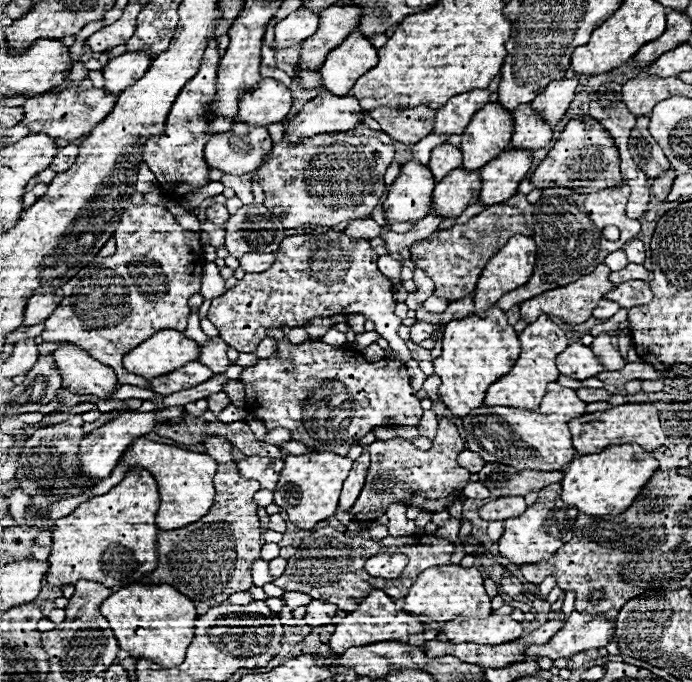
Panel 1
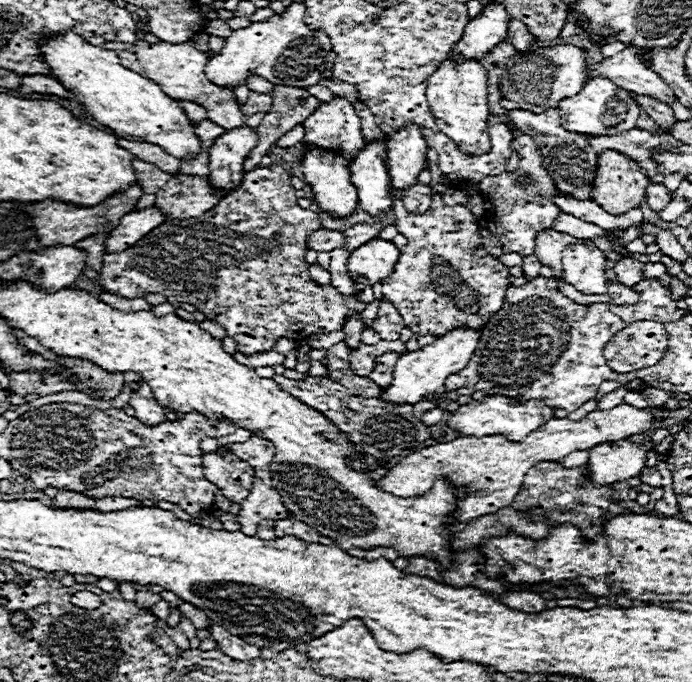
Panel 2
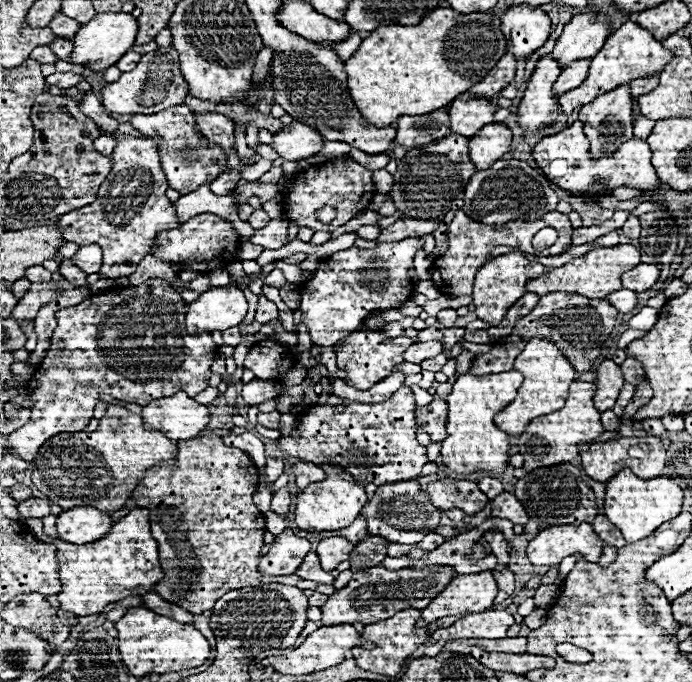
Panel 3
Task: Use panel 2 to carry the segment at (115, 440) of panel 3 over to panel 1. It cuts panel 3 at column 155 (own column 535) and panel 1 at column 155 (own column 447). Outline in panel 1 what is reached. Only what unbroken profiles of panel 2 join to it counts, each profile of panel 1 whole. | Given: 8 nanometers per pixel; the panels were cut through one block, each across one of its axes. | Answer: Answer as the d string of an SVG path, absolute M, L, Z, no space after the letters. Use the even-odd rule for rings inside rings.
M136 438L132 450L126 452L124 466L142 466L152 472L160 488L160 512L156 514L156 526L160 530L176 530L198 522L210 510L214 502L214 474L216 460L208 454L198 454L190 450L182 450L168 444L158 444L148 438Z

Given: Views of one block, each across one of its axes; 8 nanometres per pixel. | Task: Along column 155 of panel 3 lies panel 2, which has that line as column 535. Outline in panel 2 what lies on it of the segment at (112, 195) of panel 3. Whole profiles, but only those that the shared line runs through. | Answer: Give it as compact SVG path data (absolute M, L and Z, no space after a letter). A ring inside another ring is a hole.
M518 134L512 138L510 146L520 156L518 168L514 172L504 172L496 178L480 180L480 194L484 198L486 208L484 218L488 222L488 230L492 232L492 236L500 240L504 252L518 252L520 256L530 256L534 254L536 234L550 230L560 214L560 208L554 202L550 202L552 196L560 196L560 190L556 190L552 176L544 170L540 150L534 138Z

